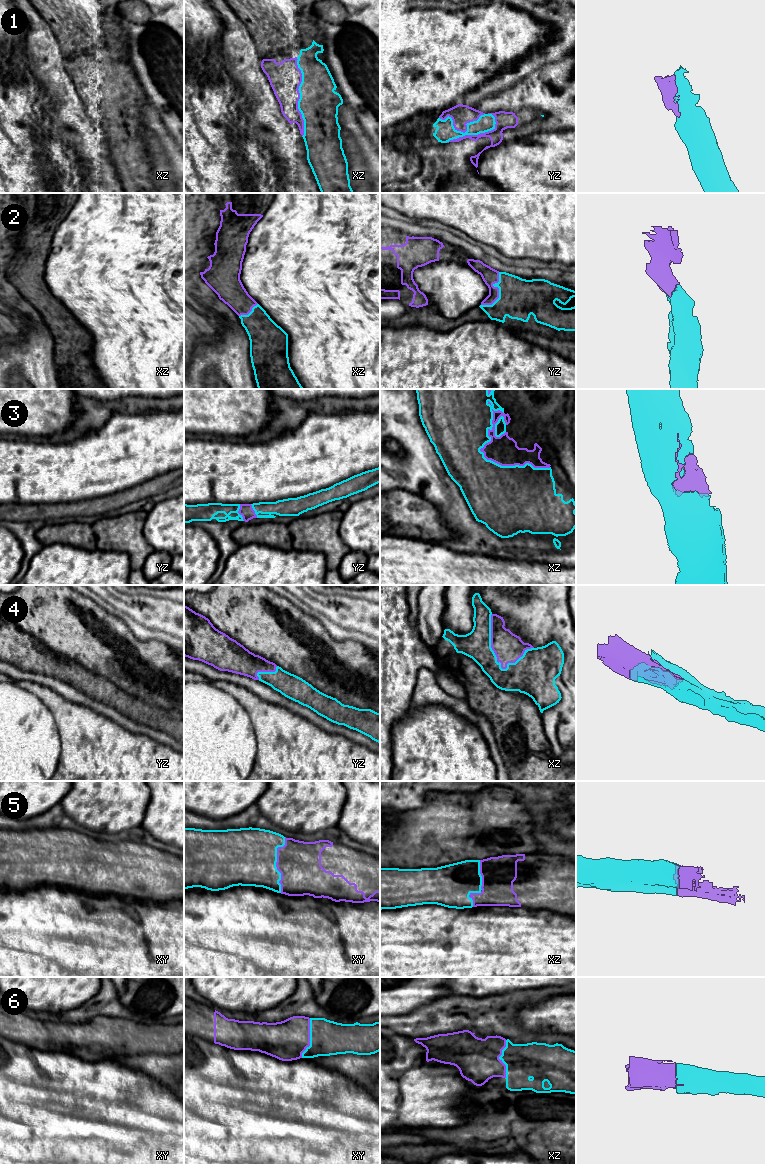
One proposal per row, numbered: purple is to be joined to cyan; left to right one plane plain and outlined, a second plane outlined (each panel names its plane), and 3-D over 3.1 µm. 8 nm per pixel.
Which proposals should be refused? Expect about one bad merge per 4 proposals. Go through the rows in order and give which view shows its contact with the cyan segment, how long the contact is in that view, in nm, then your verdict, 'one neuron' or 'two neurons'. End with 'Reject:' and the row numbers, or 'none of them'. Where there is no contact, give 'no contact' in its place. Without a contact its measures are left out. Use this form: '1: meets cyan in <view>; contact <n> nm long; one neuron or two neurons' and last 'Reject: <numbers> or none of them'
1: meets cyan in yz; contact 460 nm long; one neuron
2: meets cyan in yz; contact 300 nm long; one neuron
3: meets cyan in xz; contact 650 nm long; one neuron
4: meets cyan in xz; contact 460 nm long; one neuron
5: meets cyan in xy; contact 440 nm long; one neuron
6: meets cyan in xy; contact 320 nm long; one neuron
Reject: none of them

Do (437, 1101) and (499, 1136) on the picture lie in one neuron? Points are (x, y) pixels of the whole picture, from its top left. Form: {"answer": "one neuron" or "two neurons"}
{"answer": "two neurons"}

